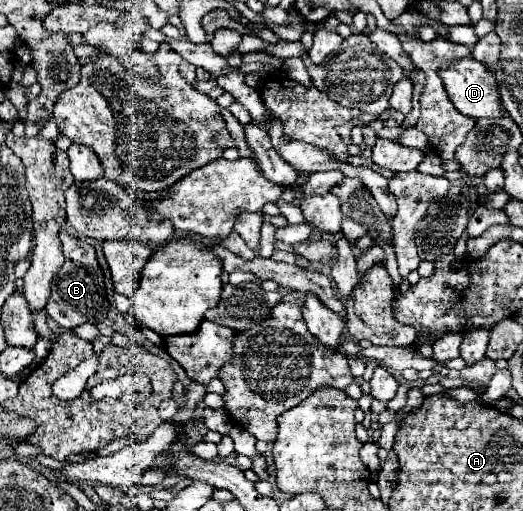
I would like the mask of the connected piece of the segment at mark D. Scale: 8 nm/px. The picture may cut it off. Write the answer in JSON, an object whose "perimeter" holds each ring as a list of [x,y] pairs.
{"perimeter":[[[463,57],[457,59],[453,63],[445,63],[439,69],[439,77],[445,85],[445,91],[451,99],[451,103],[455,105],[455,109],[467,117],[473,119],[481,119],[481,117],[503,117],[503,105],[499,99],[499,91],[497,91],[497,83],[491,71],[487,71],[487,67],[479,61],[475,61],[473,57]]]}

